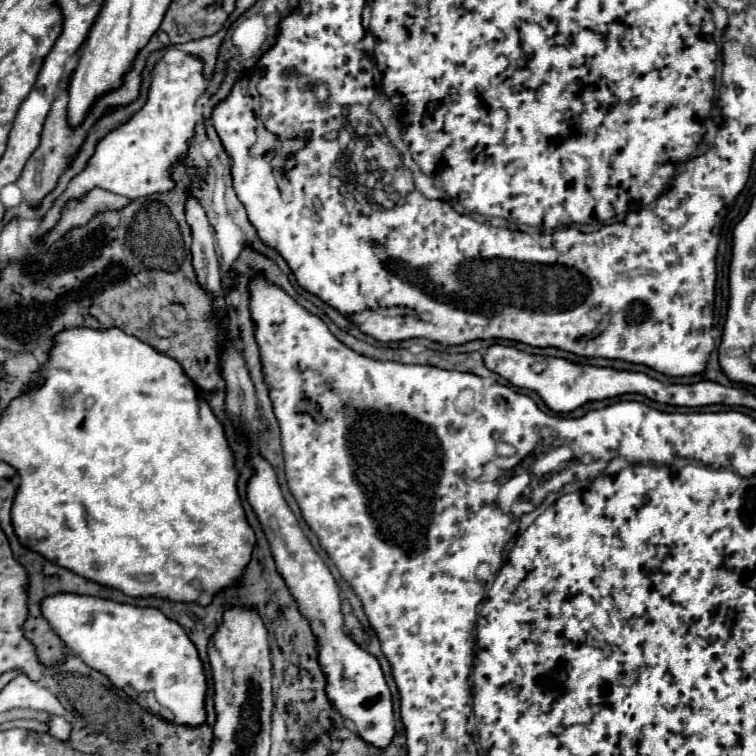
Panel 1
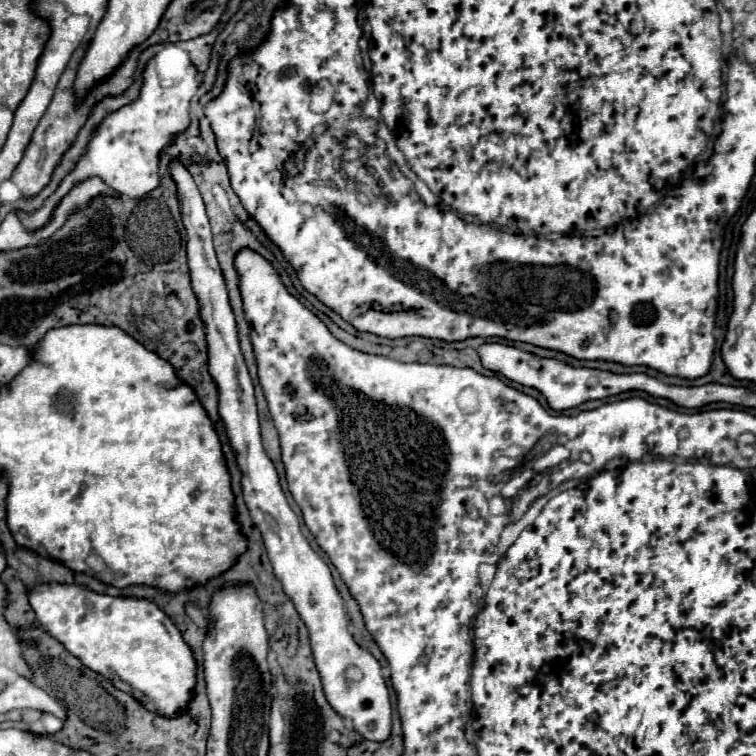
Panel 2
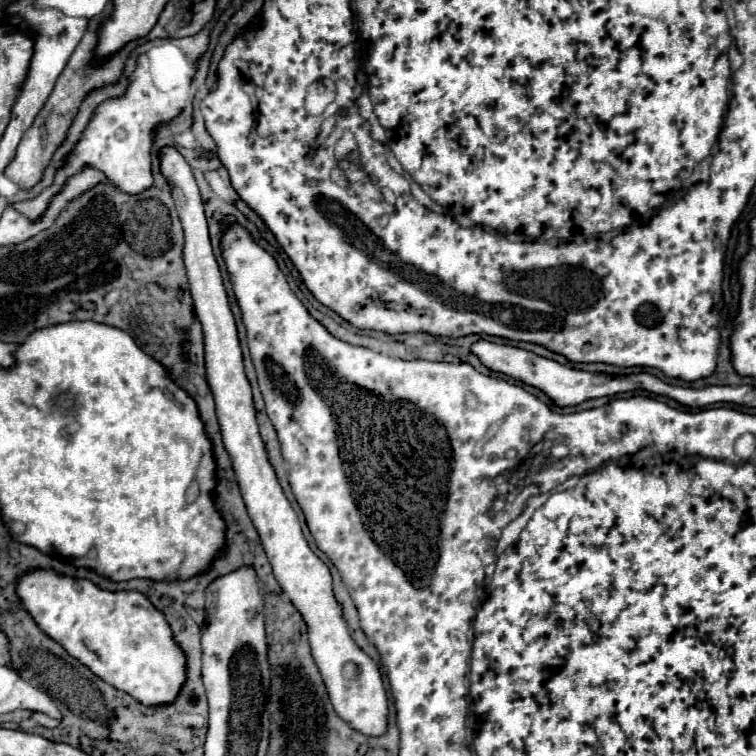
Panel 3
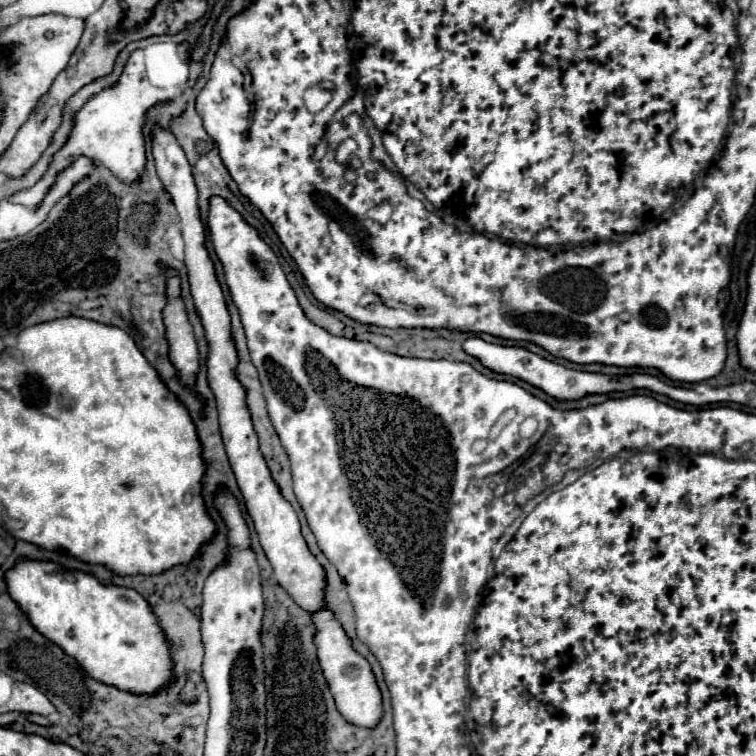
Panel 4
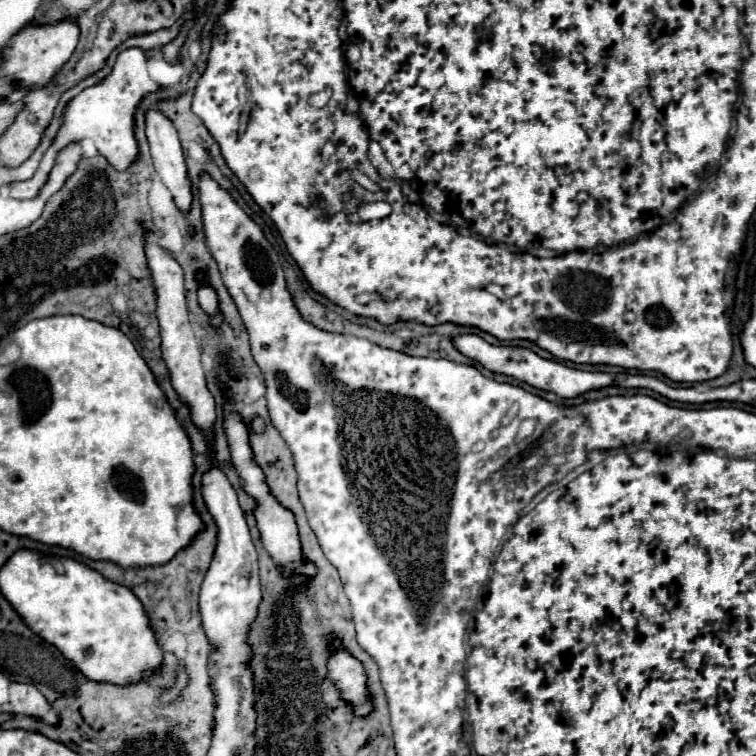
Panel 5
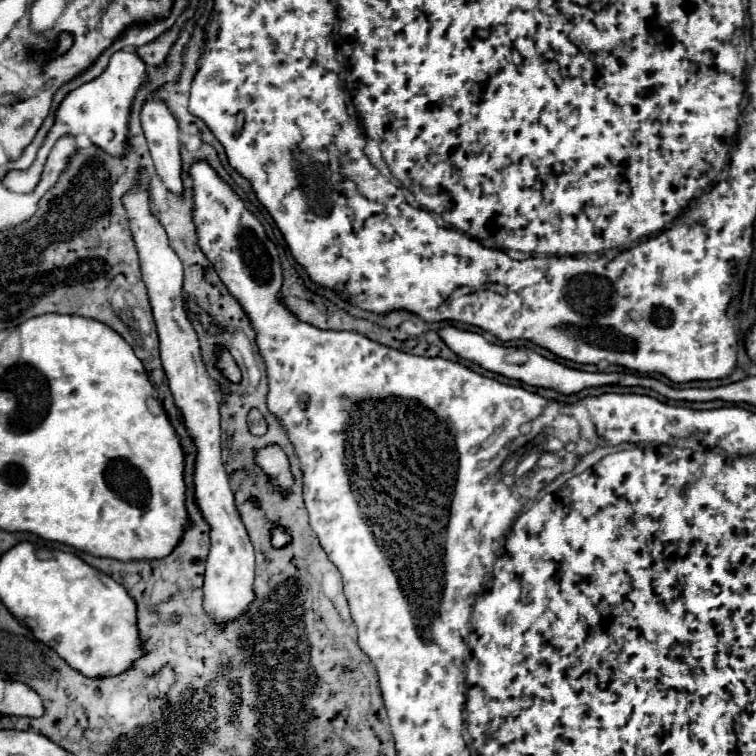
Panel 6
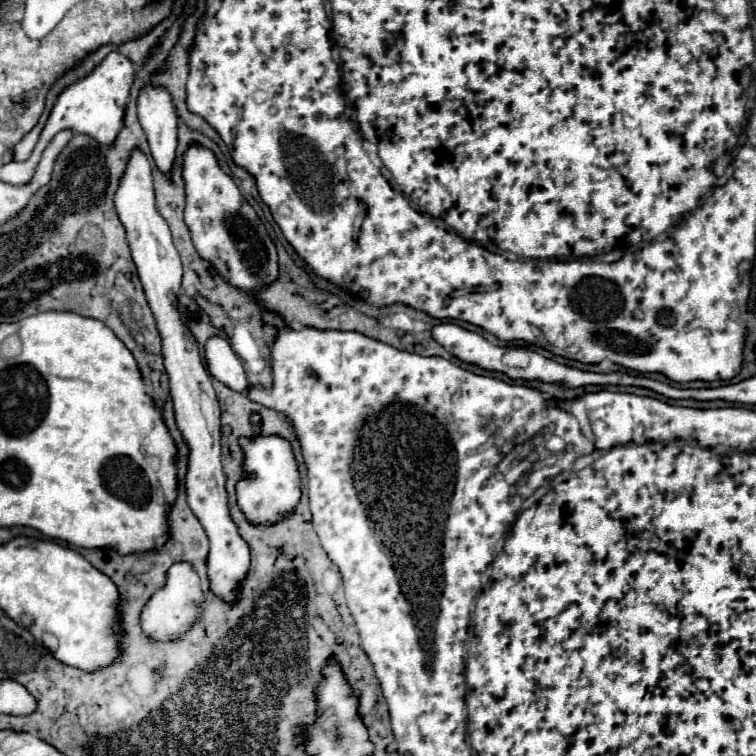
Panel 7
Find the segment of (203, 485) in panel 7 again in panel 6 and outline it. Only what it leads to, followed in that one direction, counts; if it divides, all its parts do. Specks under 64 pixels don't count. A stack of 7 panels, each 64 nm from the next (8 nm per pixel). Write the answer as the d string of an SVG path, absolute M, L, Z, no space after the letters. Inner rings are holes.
M134 180L122 196L122 206L130 224L130 232L136 244L142 280L148 290L154 322L160 336L162 366L170 382L174 404L180 412L180 420L186 426L190 438L196 444L194 460L194 502L202 518L210 526L210 554L206 560L204 576L204 608L214 616L216 622L224 624L242 616L248 604L254 600L254 548L248 540L246 528L234 508L234 492L228 484L228 474L220 458L220 404L218 394L212 388L212 380L200 358L200 342L188 320L182 296L182 262L172 250L168 234L160 220L150 210L150 194L140 180Z

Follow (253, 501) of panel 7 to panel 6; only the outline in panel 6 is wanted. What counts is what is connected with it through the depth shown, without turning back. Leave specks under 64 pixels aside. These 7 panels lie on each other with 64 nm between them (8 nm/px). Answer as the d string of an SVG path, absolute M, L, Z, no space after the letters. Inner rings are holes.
M270 444L270 446L256 450L254 462L268 476L268 482L270 482L274 492L288 494L288 490L294 484L294 476L290 472L290 462L288 462L288 456L282 450L282 446Z

